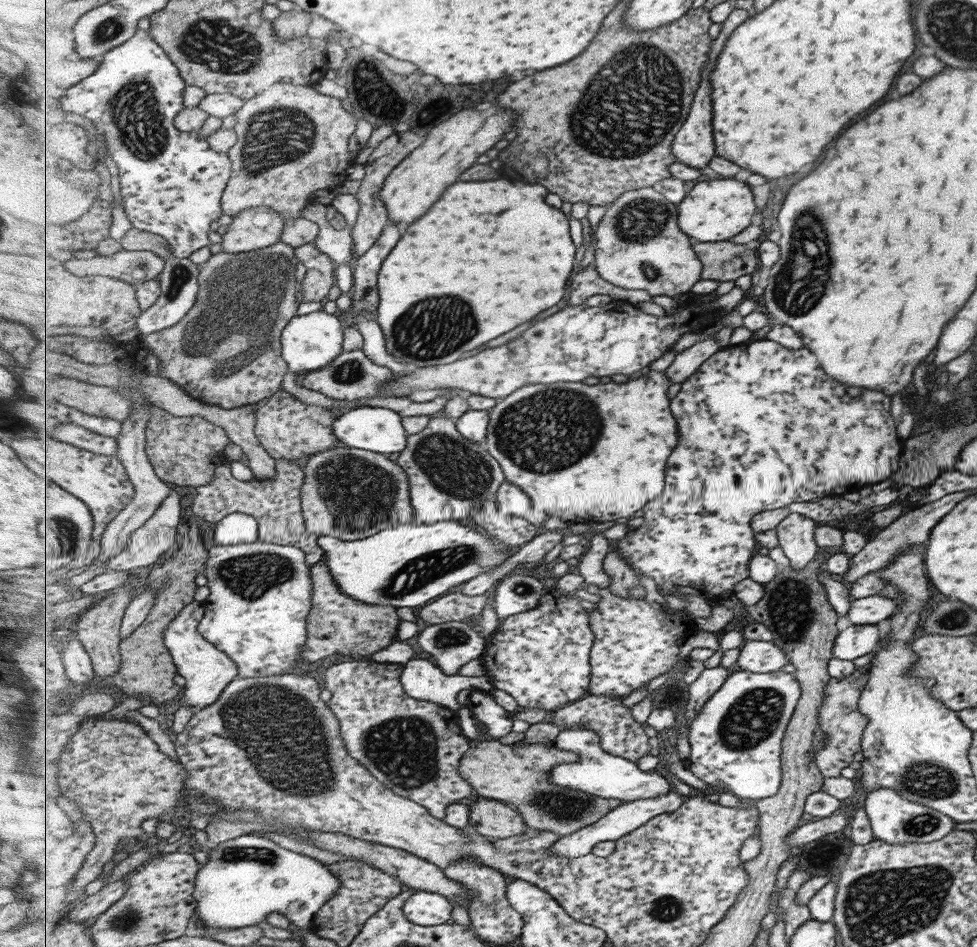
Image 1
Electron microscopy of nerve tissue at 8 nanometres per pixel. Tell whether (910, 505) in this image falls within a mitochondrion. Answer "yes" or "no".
no

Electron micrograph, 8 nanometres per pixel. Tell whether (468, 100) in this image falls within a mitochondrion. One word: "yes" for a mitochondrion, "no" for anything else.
no

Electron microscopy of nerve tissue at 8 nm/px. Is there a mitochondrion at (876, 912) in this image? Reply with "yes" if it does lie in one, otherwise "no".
yes

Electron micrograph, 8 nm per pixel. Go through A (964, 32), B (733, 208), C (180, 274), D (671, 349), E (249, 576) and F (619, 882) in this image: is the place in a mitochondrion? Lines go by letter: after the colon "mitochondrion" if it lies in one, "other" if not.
A: mitochondrion
B: other
C: mitochondrion
D: other
E: mitochondrion
F: other

